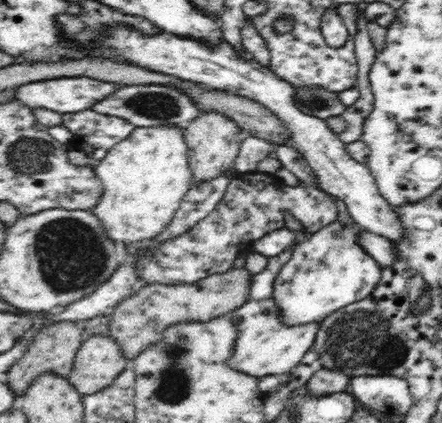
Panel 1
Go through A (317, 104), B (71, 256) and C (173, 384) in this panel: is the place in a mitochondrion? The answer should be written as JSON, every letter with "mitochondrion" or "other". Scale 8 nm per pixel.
{"A":"mitochondrion","B":"mitochondrion","C":"mitochondrion"}

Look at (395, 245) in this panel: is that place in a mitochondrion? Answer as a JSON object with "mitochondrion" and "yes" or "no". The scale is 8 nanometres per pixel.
{"mitochondrion":"no"}

